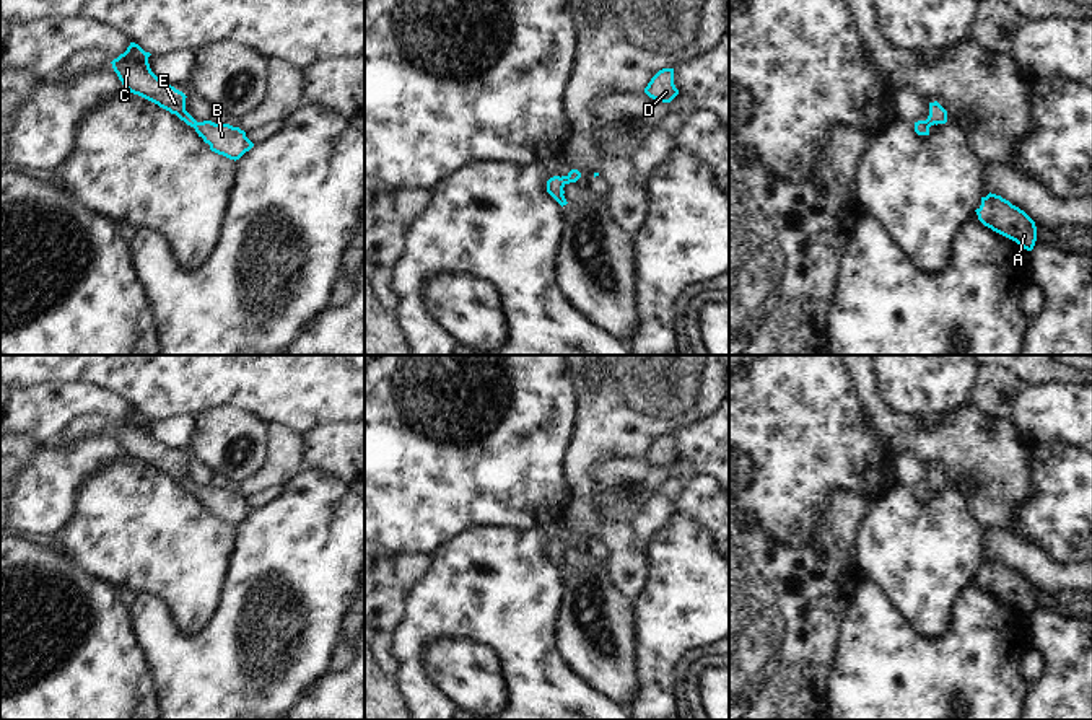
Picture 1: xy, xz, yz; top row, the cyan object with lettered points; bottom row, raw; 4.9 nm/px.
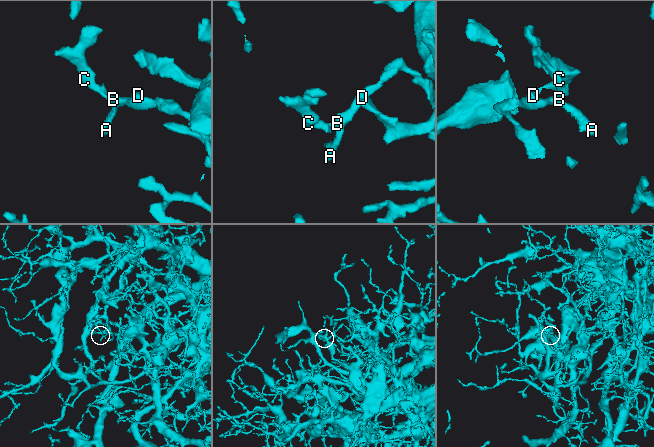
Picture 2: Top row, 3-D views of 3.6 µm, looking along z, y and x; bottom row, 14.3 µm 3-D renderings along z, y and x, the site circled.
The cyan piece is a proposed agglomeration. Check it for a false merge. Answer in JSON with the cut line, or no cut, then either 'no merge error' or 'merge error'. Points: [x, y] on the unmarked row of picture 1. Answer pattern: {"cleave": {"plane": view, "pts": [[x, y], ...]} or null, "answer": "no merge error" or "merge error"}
{"cleave": null, "answer": "no merge error"}

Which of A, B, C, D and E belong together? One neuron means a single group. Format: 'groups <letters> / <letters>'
groups A B C D E

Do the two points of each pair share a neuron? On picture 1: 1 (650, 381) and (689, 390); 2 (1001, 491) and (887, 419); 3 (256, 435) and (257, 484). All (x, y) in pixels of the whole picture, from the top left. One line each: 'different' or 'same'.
1: different
2: same
3: different

